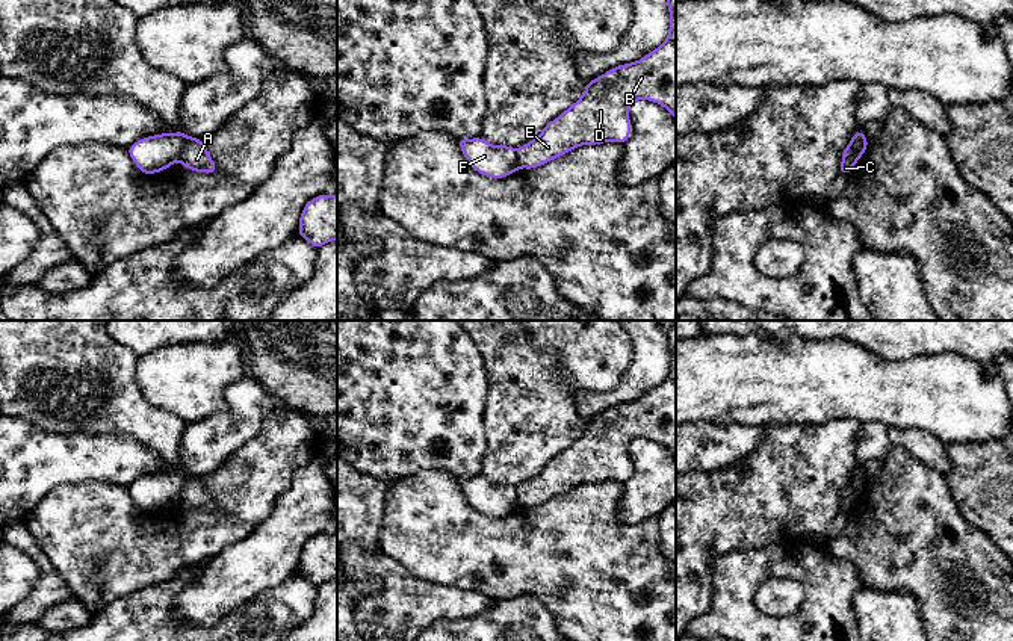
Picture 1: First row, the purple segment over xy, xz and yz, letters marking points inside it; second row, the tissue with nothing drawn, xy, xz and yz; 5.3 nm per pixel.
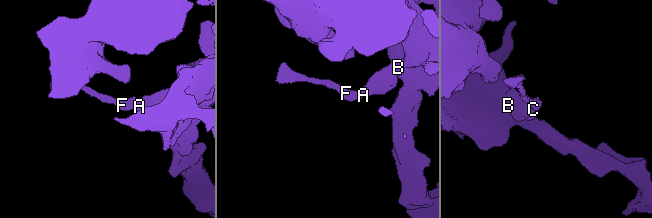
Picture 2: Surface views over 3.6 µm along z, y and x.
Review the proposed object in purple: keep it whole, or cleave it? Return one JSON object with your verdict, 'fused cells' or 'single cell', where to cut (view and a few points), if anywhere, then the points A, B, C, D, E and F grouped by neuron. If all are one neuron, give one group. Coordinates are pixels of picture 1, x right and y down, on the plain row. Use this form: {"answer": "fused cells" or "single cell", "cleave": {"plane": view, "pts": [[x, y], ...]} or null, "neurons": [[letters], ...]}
{"answer": "fused cells", "cleave": {"plane": "xy", "pts": [[188, 475], [177, 498]]}, "neurons": [["A", "B", "C", "D", "E"], ["F"]]}

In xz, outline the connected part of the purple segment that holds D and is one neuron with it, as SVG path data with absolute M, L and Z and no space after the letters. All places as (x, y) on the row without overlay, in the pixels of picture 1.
M658 320L658 324L665 334L670 351L667 378L643 398L618 404L587 420L585 429L576 441L550 460L535 478L517 488L517 499L522 506L534 508L543 505L581 484L624 482L632 470L629 444L635 438L644 437L658 441L676 458L676 320Z

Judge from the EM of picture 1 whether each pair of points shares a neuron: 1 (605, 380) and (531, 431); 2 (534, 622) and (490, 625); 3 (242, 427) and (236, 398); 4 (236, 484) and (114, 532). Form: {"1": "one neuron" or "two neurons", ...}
{"1": "one neuron", "2": "one neuron", "3": "one neuron", "4": "one neuron"}

